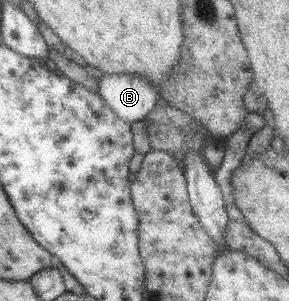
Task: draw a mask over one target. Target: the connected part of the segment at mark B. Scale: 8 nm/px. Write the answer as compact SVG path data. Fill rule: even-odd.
M113 73L104 75L98 79L97 93L105 102L105 105L113 111L113 113L126 121L127 123L142 121L142 119L155 107L157 100L160 98L158 88L151 83L147 83L147 79L141 79L137 75L129 75L129 73Z

